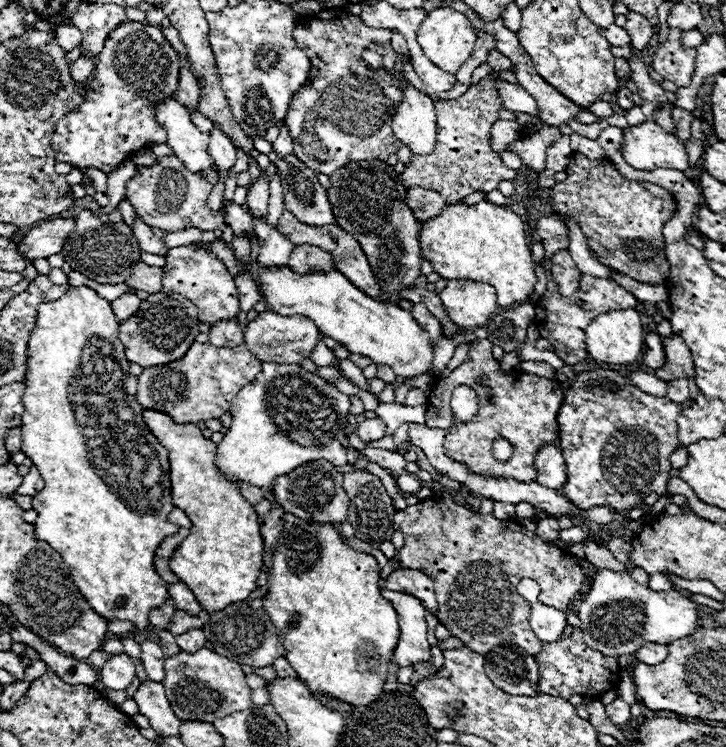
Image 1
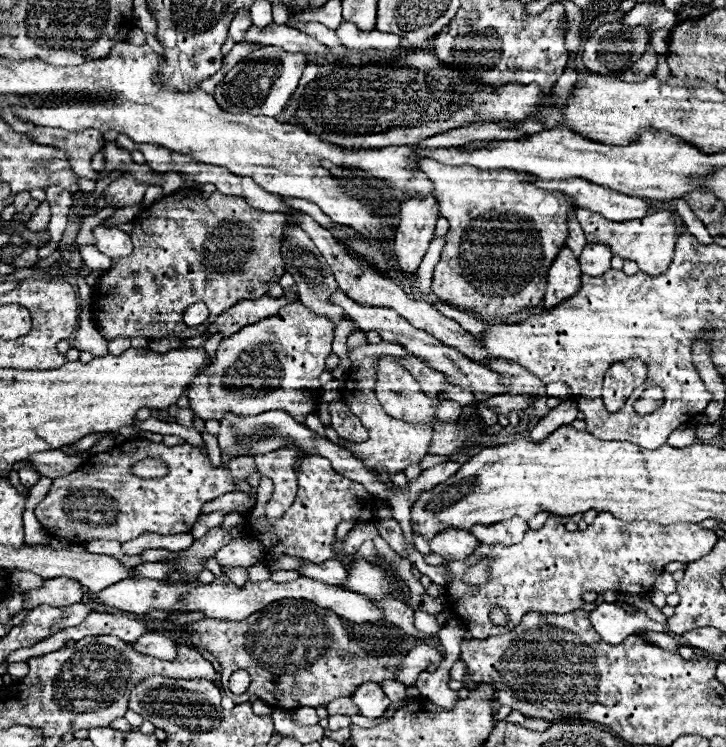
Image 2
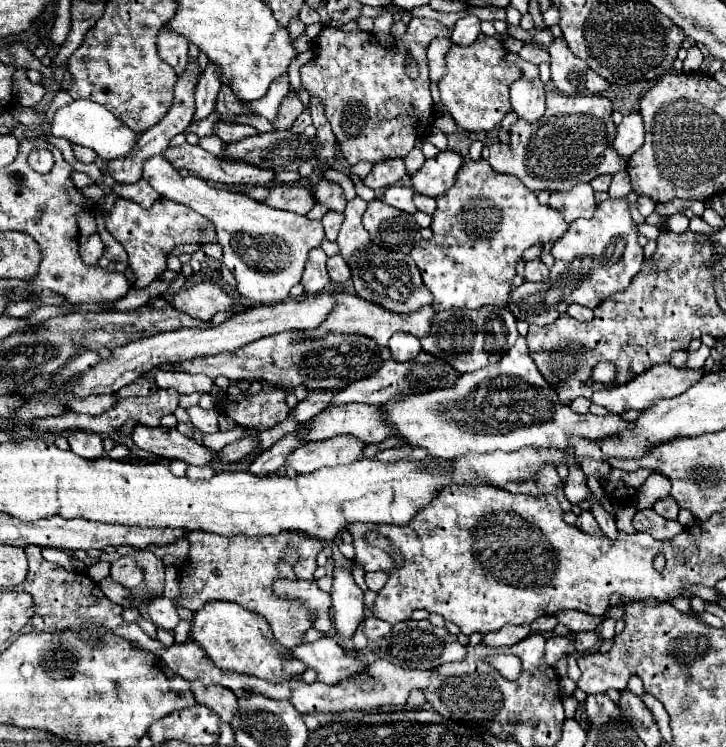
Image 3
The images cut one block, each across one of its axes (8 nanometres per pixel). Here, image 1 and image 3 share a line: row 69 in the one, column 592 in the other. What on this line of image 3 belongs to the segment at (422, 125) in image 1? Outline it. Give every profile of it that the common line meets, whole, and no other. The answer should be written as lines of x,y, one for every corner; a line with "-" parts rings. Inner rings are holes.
660,364
660,366
652,366
652,370
646,370
644,374
632,378
630,382
622,384
622,386
614,386
610,390
600,390
592,394
592,402
606,406
612,414
620,414
626,410
644,410
646,406
650,406
654,400
658,398
672,398
678,396
682,392
686,392
690,386
694,386
700,378
704,376
702,370
688,370
688,368
676,368
672,364

